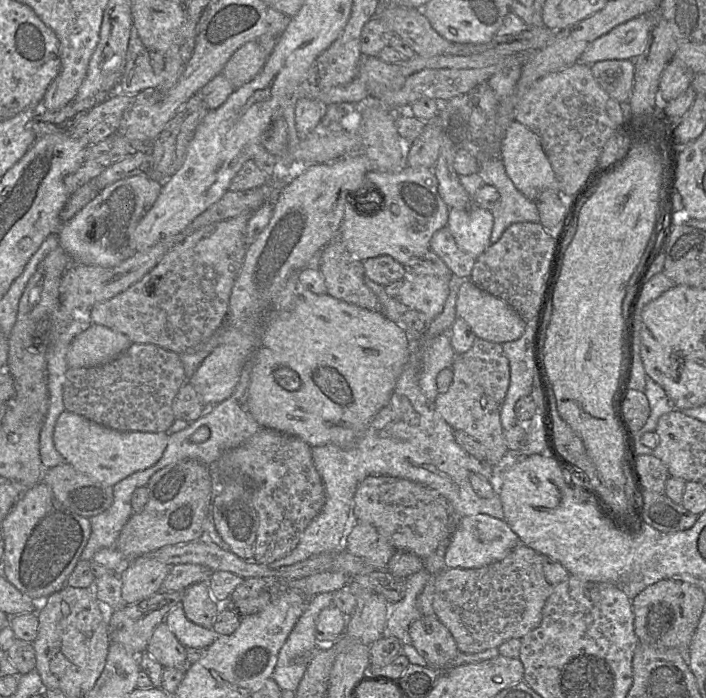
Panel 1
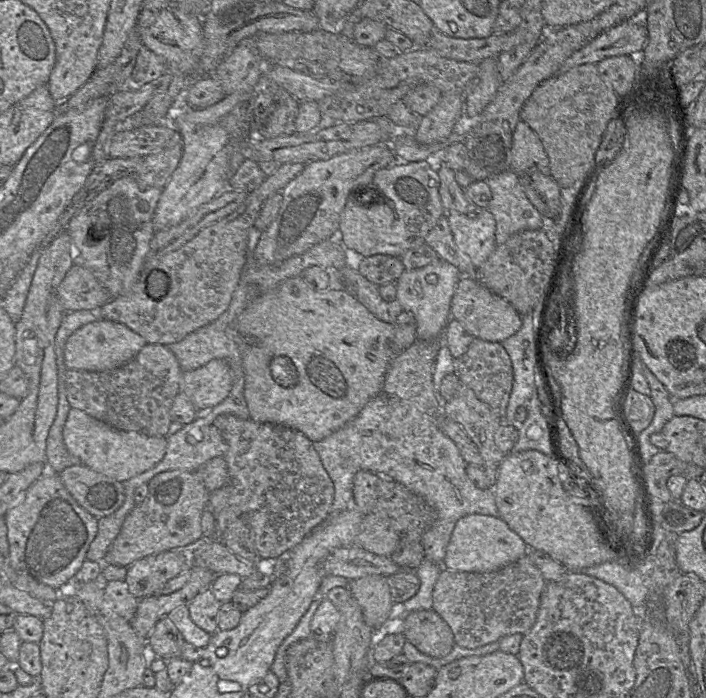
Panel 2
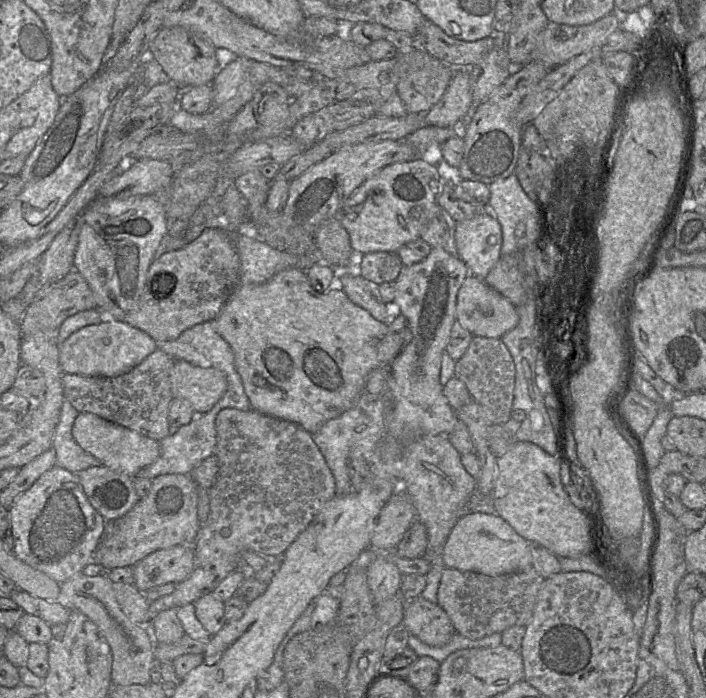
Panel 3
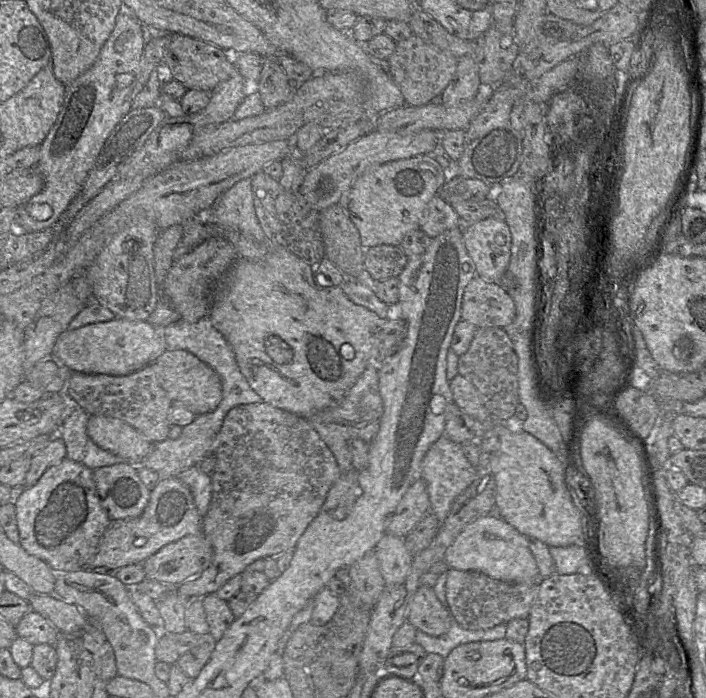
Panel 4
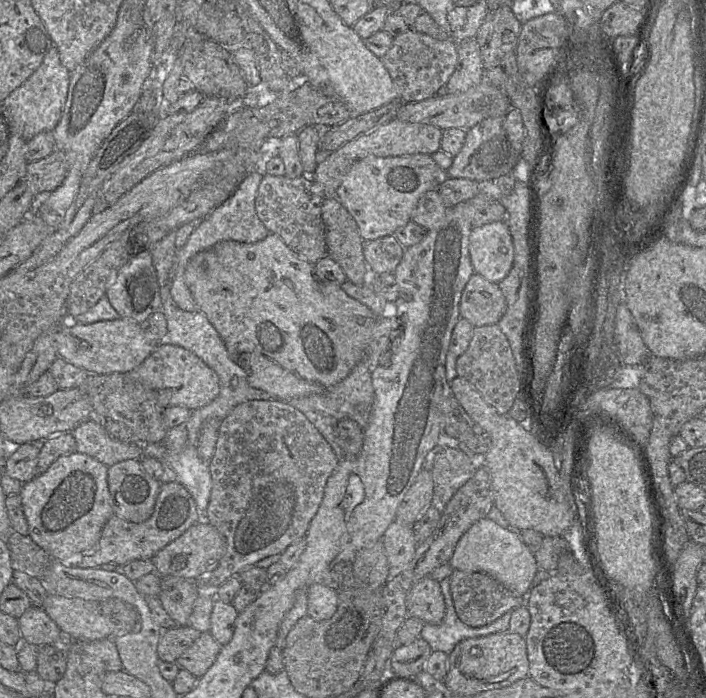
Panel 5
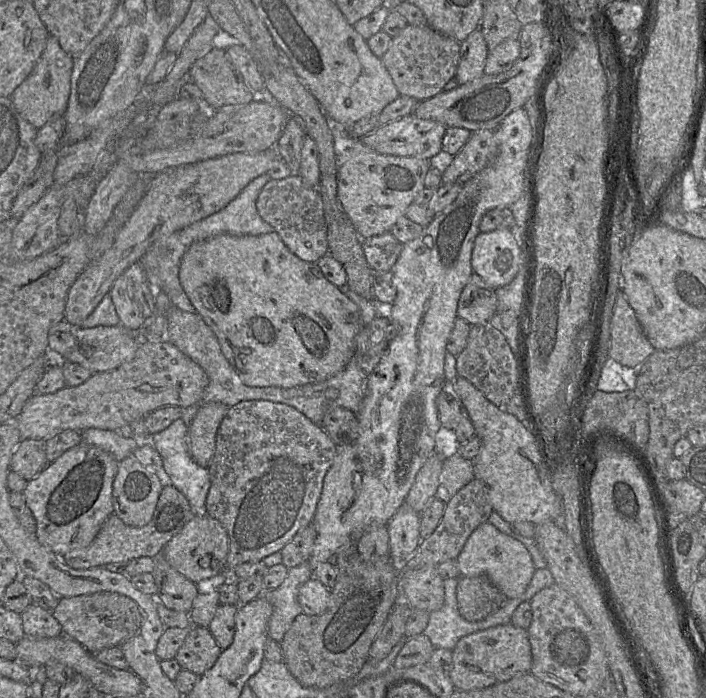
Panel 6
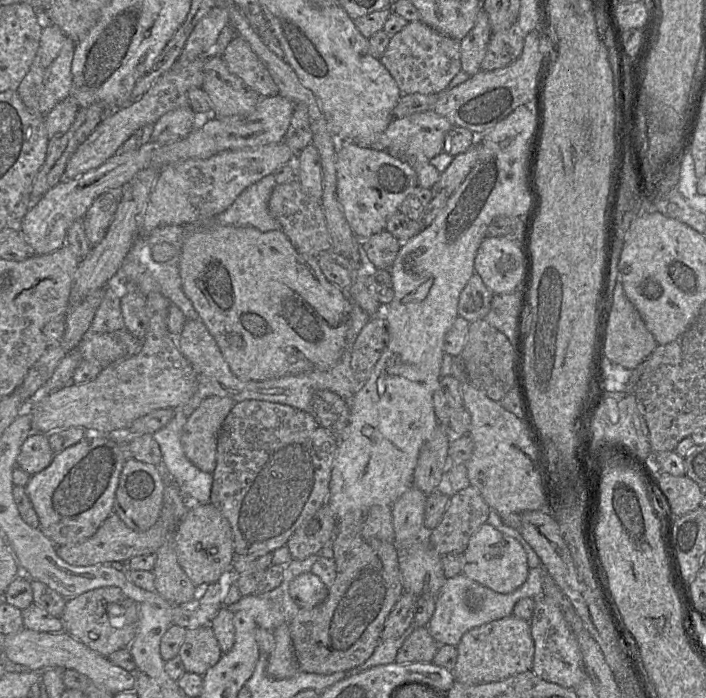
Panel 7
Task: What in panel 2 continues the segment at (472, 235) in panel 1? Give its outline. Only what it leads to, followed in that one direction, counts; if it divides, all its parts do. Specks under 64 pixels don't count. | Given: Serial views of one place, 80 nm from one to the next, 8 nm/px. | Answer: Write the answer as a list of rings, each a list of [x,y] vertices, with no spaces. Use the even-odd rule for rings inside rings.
[[[488,209],[476,213],[447,212],[457,247],[469,256],[475,269],[482,266],[496,248],[496,221]]]

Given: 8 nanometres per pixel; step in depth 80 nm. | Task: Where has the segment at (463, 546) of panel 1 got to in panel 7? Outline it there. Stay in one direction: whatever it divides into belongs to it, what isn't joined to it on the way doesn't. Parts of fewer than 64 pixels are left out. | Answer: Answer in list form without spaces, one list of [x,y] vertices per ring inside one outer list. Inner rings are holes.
[[[487,522],[470,538],[464,551],[463,575],[501,594],[508,594],[525,583],[529,573],[527,554],[516,539]]]

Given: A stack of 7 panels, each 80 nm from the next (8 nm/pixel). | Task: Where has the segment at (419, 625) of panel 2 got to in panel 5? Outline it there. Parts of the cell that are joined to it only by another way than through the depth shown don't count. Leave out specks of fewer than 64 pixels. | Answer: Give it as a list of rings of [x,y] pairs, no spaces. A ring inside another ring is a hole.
[[[430,575],[423,577],[409,591],[406,607],[408,616],[419,618],[424,623],[440,624],[446,612],[440,583]]]

